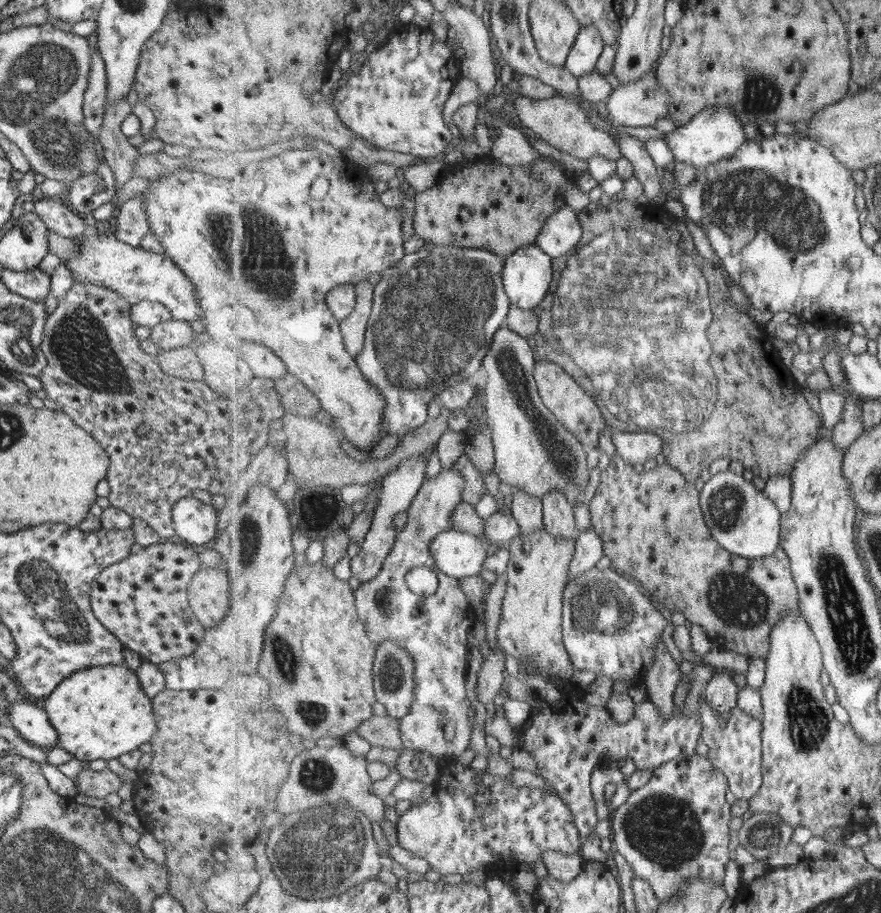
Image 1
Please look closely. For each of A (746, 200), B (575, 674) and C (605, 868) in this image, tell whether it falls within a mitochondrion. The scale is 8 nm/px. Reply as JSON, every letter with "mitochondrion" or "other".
{"A":"mitochondrion","B":"other","C":"other"}

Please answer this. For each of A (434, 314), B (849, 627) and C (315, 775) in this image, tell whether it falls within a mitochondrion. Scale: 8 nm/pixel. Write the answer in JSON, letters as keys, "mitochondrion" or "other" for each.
{"A":"mitochondrion","B":"mitochondrion","C":"mitochondrion"}

